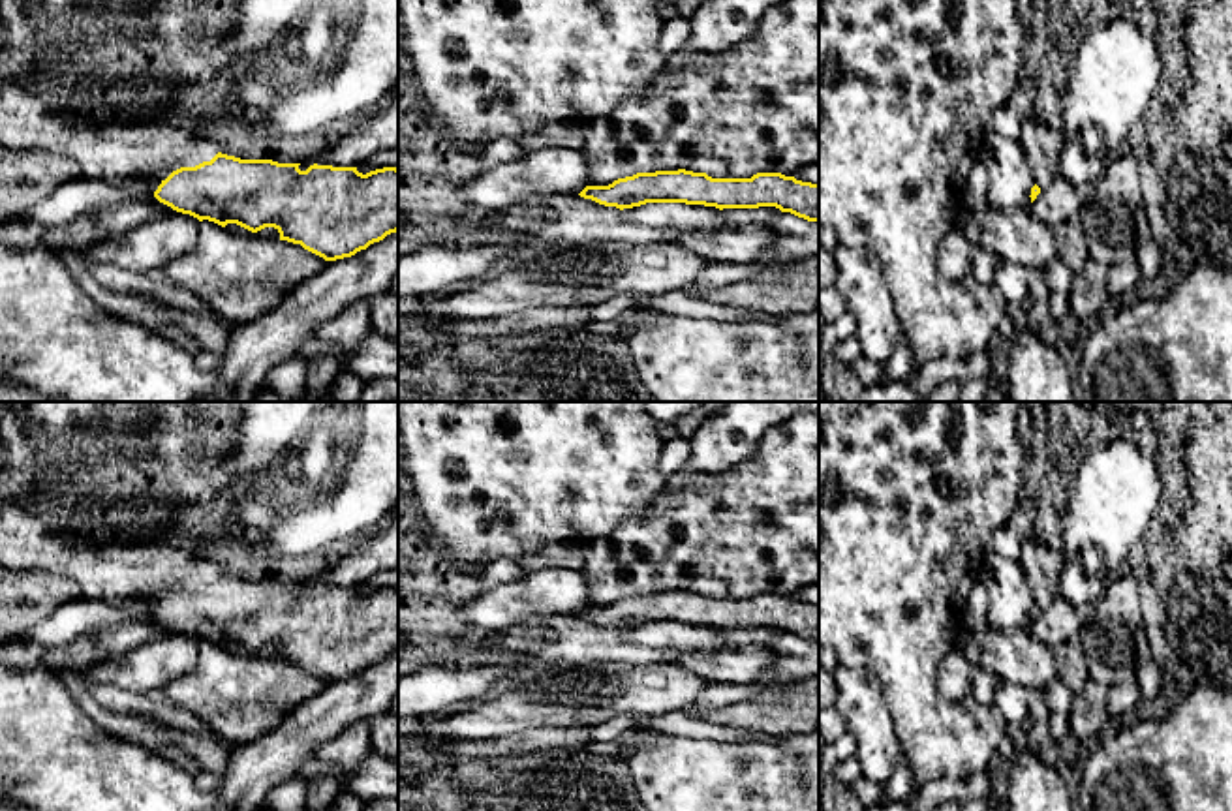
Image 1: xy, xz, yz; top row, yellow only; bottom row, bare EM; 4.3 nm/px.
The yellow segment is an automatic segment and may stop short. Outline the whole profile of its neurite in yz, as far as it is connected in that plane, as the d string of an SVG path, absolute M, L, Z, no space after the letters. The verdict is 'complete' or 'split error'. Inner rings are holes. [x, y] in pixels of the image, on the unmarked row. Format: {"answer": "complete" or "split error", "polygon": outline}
{"answer": "split error", "polygon": "M1027 537L1022 543L1018 561L1035 597L1035 606L1029 616L1033 623L1037 616L1059 597L1063 548L1052 548Z"}

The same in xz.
{"answer": "complete", "polygon": "M685 589L637 593L608 606L586 606L578 616L620 631L646 623L704 625L719 631L776 627L819 644L819 604L781 593L757 593L751 599L712 599Z"}

